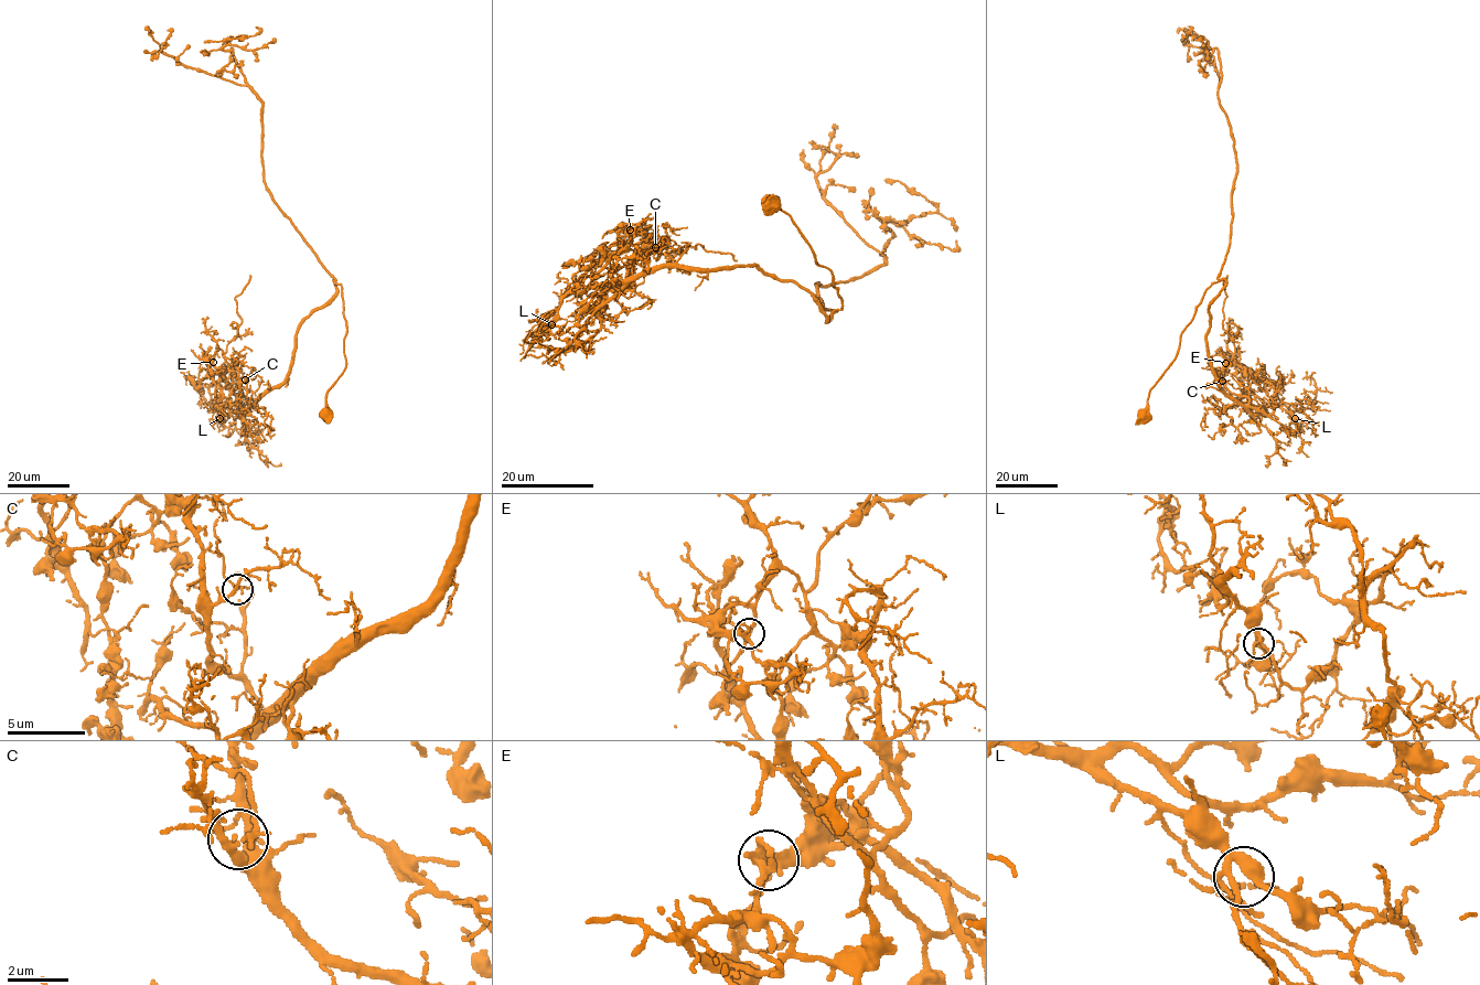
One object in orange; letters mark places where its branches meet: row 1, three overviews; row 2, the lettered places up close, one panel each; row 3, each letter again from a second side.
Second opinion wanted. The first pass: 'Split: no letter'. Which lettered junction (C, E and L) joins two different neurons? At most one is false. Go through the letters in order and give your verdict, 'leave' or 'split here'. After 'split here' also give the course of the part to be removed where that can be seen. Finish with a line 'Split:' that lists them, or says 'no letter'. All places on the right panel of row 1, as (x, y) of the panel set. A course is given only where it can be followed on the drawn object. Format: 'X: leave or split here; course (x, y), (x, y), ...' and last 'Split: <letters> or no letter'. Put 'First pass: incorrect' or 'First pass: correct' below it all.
C: leave
E: split here; course (1226, 363), (1231, 356), (1228, 350), (1234, 353), (1222, 323), (1226, 296), (1223, 282), (1226, 275)
L: leave
Split: E
First pass: incorrect

